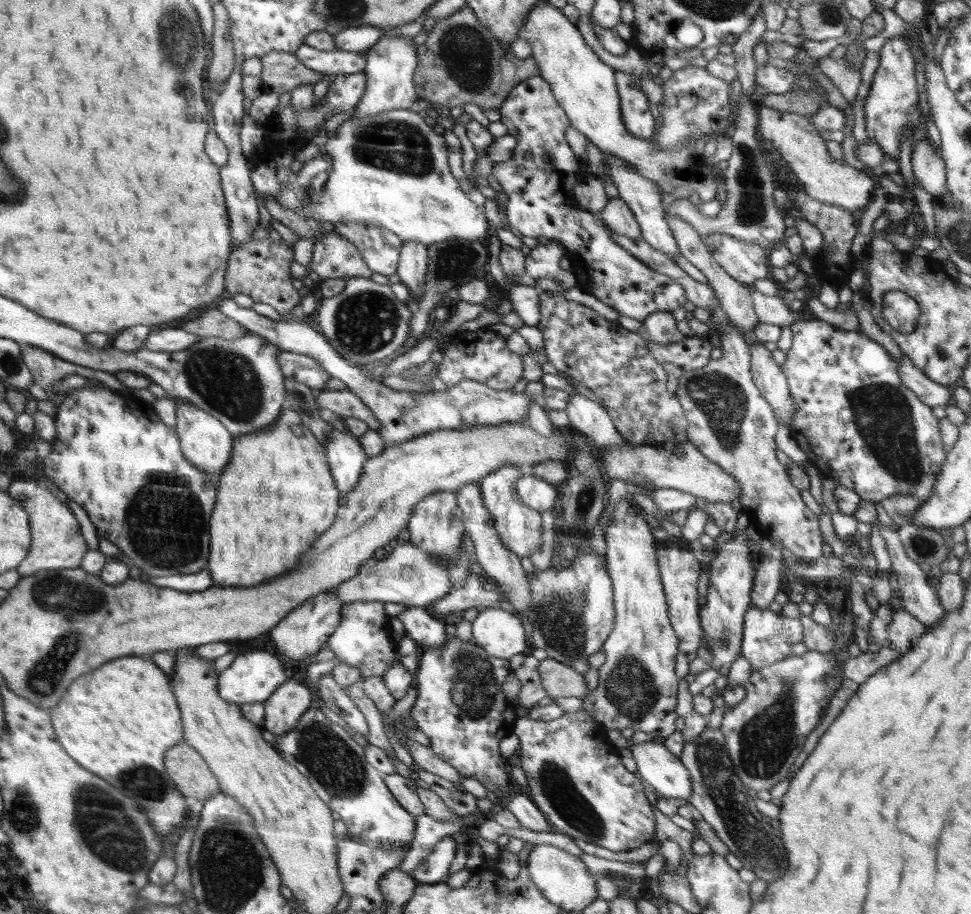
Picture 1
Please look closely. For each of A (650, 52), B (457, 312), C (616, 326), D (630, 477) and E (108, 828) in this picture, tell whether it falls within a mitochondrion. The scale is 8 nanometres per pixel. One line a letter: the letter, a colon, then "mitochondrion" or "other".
A: other
B: other
C: other
D: other
E: mitochondrion

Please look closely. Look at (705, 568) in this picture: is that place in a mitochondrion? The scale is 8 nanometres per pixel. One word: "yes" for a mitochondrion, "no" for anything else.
no

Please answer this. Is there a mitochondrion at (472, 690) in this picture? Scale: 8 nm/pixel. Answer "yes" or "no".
yes

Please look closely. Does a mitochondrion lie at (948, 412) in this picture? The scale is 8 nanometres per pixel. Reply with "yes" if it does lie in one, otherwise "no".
no

